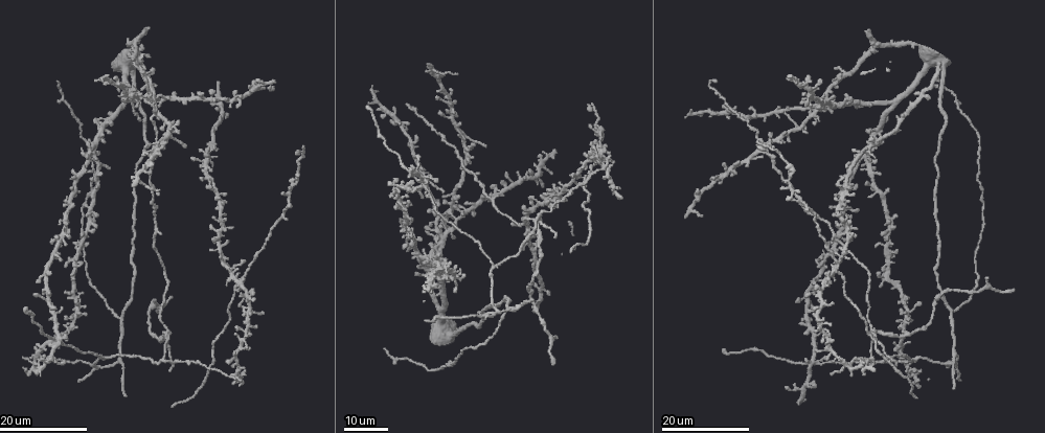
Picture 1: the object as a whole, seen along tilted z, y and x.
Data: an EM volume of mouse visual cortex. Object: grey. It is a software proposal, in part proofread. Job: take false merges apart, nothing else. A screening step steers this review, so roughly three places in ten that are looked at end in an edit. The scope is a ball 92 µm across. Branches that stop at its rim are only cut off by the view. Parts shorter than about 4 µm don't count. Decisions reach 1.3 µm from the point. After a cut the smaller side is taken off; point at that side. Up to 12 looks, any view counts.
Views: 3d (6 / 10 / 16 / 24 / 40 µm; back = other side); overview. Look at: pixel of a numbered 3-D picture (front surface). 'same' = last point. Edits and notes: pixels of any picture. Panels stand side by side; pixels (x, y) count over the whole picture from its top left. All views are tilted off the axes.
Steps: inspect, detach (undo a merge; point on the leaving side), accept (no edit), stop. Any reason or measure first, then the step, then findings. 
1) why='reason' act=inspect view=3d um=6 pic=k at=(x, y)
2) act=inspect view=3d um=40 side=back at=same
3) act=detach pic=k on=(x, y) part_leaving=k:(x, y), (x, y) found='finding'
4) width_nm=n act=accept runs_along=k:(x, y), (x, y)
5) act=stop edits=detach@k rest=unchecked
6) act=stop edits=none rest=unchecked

act=inspect view=3d um=16 pic=1 at=(171, 138)

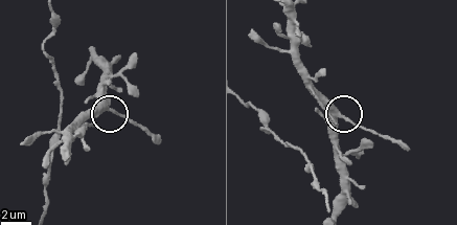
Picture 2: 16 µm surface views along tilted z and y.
act=inspect view=3d um=10 pic=2 at=(111, 109)

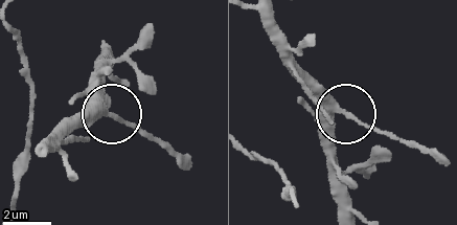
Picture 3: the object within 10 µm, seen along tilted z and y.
act=accept runs_along=3:(104, 47), (107, 106), (159, 140) found='one neuron here'

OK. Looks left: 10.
act=inspect view=3d um=24 pic=1 at=(814, 363)

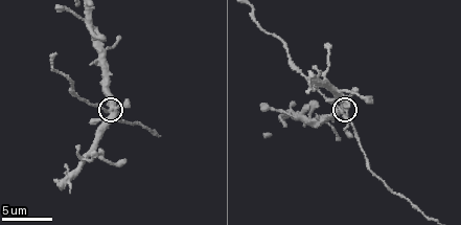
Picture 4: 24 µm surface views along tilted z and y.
act=inspect view=3d um=6 pic=4 at=(108, 112)

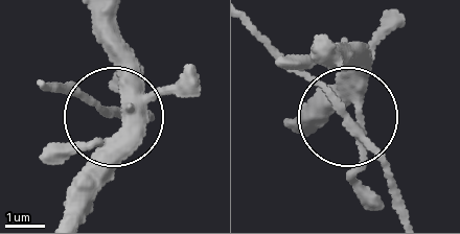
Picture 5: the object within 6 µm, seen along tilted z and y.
side_arm_um=27 act=accept found='one neuron here'

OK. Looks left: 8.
why='three arms meet' act=inspect view=3d um=16 pic=1 at=(952, 311)

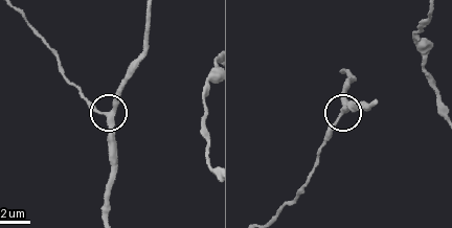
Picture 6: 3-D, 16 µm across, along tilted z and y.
act=inspect view=3d um=6 pic=6 at=(108, 113)

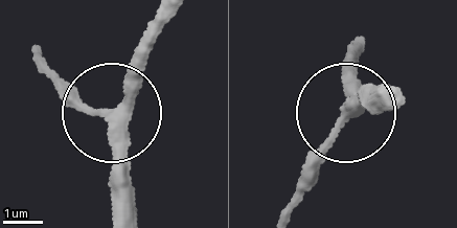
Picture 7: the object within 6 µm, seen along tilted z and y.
act=accept runs_along=7:(117, 212), (110, 116), (90, 113), (43, 67) found='one neuron here'

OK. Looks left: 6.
act=inspect view=3d um=24 pic=1 at=(873, 331)

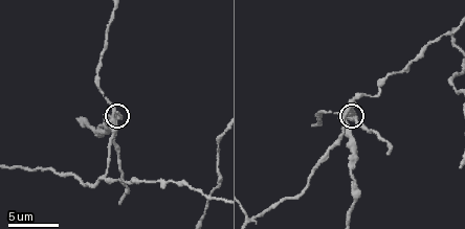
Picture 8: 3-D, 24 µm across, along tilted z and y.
act=inspect view=3d um=6 pic=8 at=(347, 118)

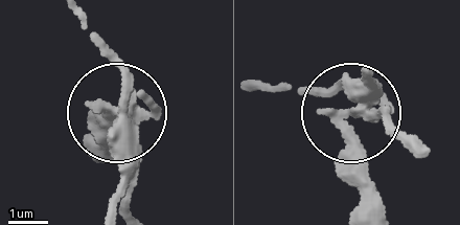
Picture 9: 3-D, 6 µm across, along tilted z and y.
act=inspect view=3d um=6 side=back pic=9 at=(349, 115)

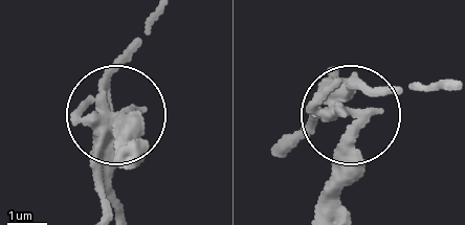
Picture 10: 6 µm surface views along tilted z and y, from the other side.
arms=4 act=detach pic=10 on=(123, 128) part_leaving=10:(337, 111), (350, 178), (330, 205) found='a second neuron is stuck on'

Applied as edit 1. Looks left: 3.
why='see it whole again' act=inspect view=overview

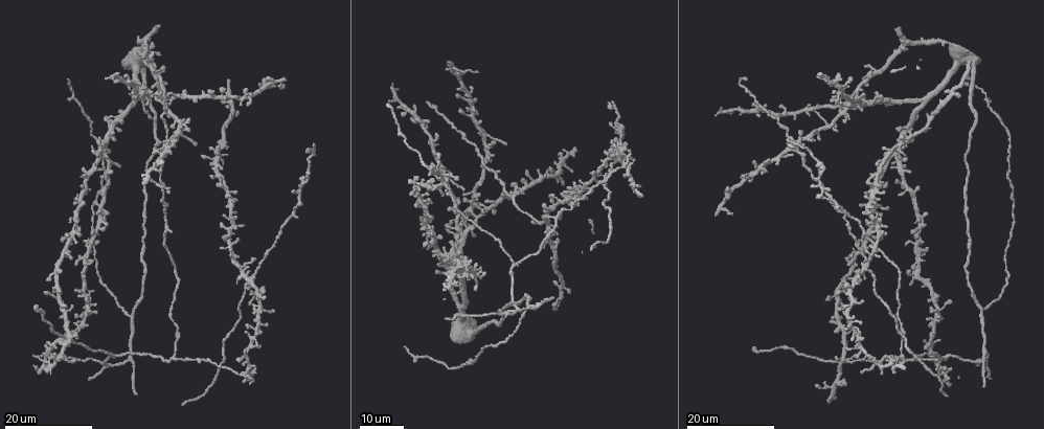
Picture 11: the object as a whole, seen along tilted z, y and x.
act=inspect view=3d um=24 pic=11 at=(558, 175)

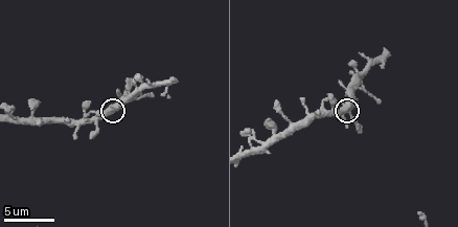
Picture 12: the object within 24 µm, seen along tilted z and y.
act=inspect view=3d um=10 pic=12 at=(350, 111)

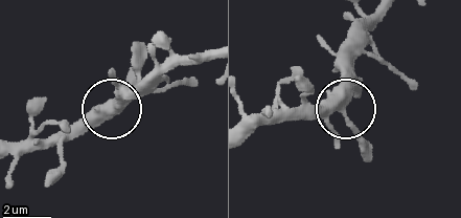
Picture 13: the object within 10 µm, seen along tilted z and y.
width_nm=400 act=accept runs_along=13:(16, 145), (76, 136), (125, 94) found='one neuron here'

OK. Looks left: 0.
act=stop edits=detach@10 rest=unchecked

